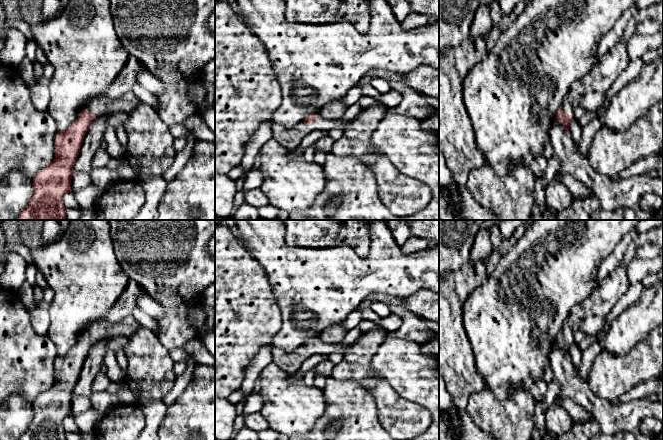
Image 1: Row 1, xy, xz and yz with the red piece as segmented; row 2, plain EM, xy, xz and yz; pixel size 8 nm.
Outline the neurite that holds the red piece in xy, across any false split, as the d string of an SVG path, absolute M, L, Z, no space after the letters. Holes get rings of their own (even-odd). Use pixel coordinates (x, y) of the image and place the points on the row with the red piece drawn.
M132 90L118 100L110 99L107 93L91 99L66 131L57 132L55 158L33 178L34 193L16 220L66 220L62 199L71 192L73 167L90 124L105 113L130 112L139 103Z

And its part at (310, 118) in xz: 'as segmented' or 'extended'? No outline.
extended

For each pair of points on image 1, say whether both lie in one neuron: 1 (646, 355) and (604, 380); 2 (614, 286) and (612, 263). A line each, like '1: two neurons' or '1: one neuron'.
1: one neuron
2: two neurons

